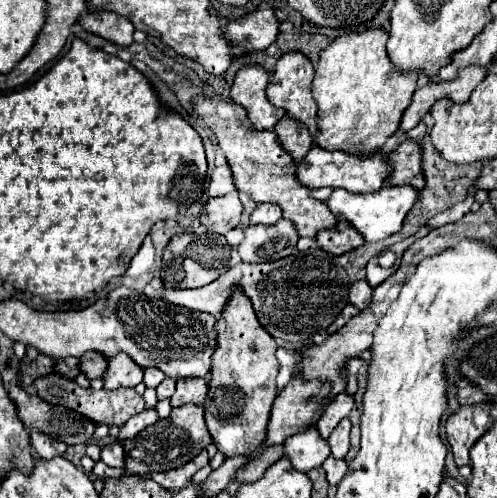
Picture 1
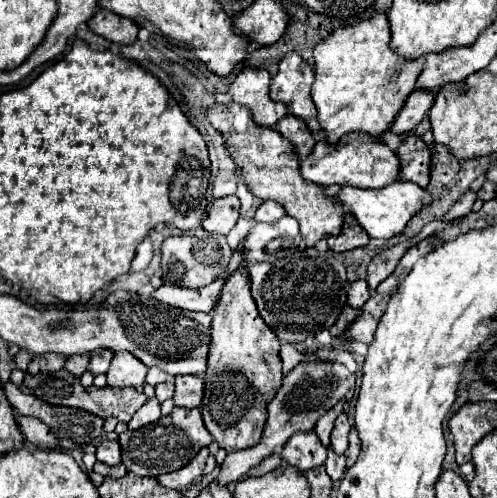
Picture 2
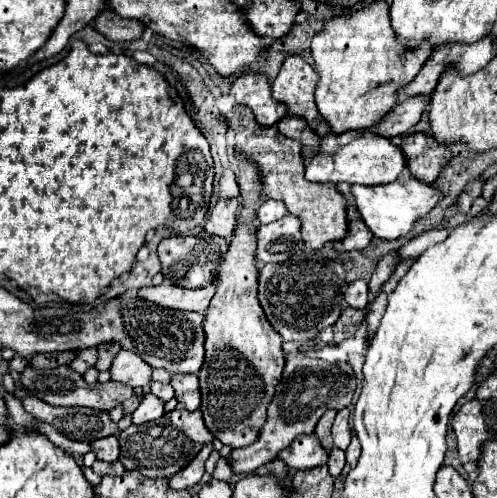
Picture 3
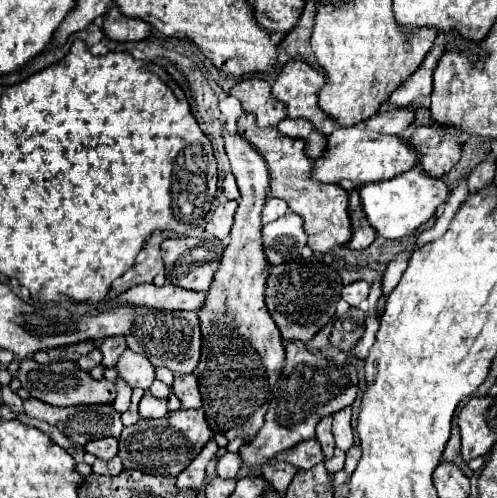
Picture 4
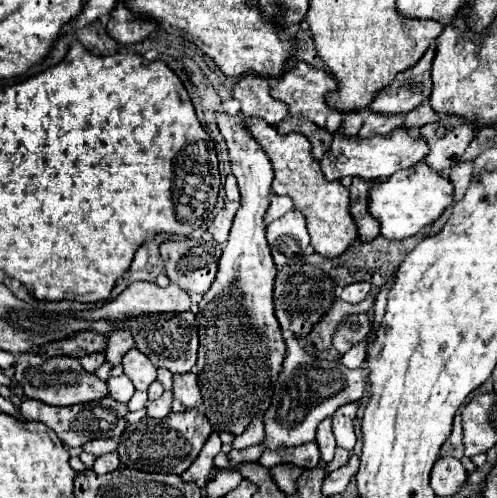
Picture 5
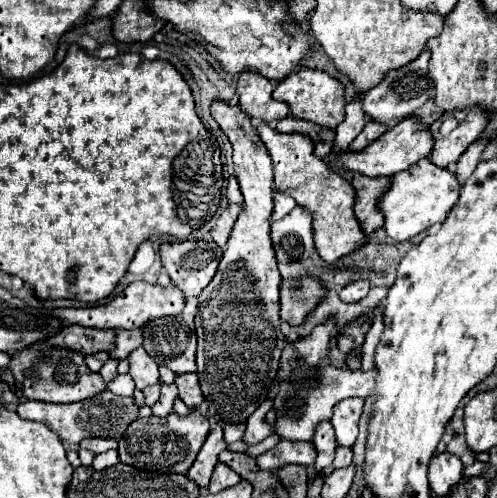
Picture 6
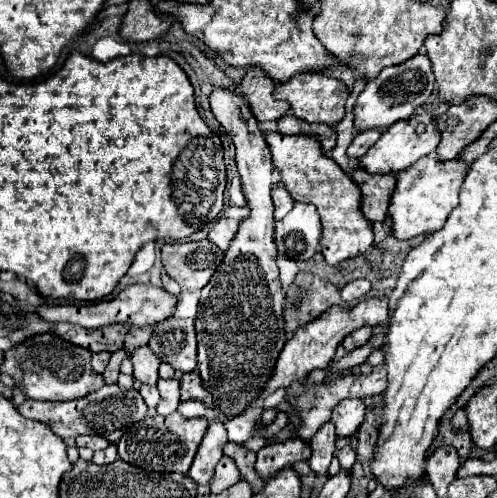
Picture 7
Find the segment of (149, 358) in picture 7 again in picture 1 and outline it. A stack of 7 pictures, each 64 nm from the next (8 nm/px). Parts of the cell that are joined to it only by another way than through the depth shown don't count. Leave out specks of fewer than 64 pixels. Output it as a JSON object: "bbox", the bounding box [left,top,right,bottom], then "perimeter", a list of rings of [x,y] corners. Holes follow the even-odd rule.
{"bbox":[102,352,144,390],"perimeter":[[[124,352],[116,354],[112,360],[108,360],[108,368],[102,376],[104,390],[116,390],[116,388],[134,388],[142,382],[144,370],[132,362],[132,358],[124,356]]]}

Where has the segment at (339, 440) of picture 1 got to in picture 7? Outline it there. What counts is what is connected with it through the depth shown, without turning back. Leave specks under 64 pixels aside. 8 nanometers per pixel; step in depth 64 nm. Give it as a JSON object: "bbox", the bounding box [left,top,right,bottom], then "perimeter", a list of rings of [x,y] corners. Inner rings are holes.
{"bbox":[332,398,366,438],"perimeter":[[[352,398],[342,400],[332,412],[332,422],[336,426],[336,434],[340,438],[352,436],[358,430],[358,426],[362,424],[364,414],[366,414],[366,406],[362,400],[352,400]]]}

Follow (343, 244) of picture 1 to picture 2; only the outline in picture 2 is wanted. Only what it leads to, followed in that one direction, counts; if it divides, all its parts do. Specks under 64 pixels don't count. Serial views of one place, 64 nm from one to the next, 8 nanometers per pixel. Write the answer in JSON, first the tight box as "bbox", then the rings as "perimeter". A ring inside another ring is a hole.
{"bbox":[328,216,368,252],"perimeter":[[[344,216],[344,226],[342,232],[338,236],[328,236],[328,248],[332,252],[346,252],[346,250],[354,250],[360,246],[368,244],[368,236],[364,236],[364,232],[360,232],[360,228],[356,228],[356,222],[352,220],[352,216]]]}

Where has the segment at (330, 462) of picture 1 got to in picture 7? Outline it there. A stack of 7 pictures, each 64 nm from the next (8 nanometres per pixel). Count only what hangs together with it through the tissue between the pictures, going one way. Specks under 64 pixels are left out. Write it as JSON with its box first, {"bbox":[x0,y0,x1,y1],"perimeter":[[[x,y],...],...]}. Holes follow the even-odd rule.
{"bbox":[338,446,356,470],"perimeter":[[[344,446],[344,448],[338,452],[338,460],[340,460],[340,466],[342,466],[344,470],[350,470],[350,468],[354,466],[354,462],[356,462],[356,452],[354,452],[354,448],[352,448],[352,446]]]}

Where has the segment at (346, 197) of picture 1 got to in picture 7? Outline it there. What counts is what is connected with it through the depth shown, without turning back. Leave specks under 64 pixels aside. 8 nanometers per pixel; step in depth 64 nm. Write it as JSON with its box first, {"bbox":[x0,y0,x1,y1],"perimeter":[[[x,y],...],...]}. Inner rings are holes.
{"bbox":[388,154,466,240],"perimeter":[[[428,154],[414,166],[396,176],[396,188],[390,196],[388,216],[392,220],[392,234],[398,240],[408,240],[418,234],[430,234],[443,226],[451,211],[458,206],[460,186],[466,176],[466,166],[460,158],[440,164],[436,156]]]}

